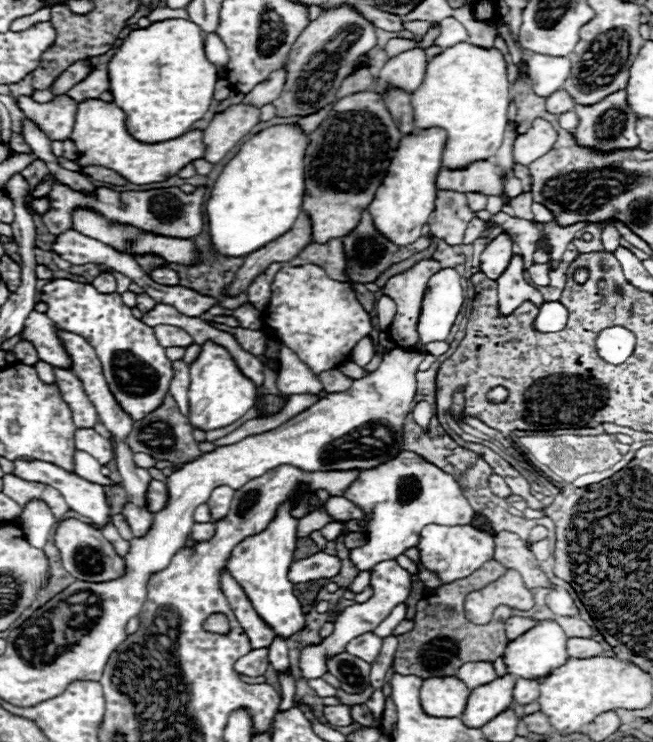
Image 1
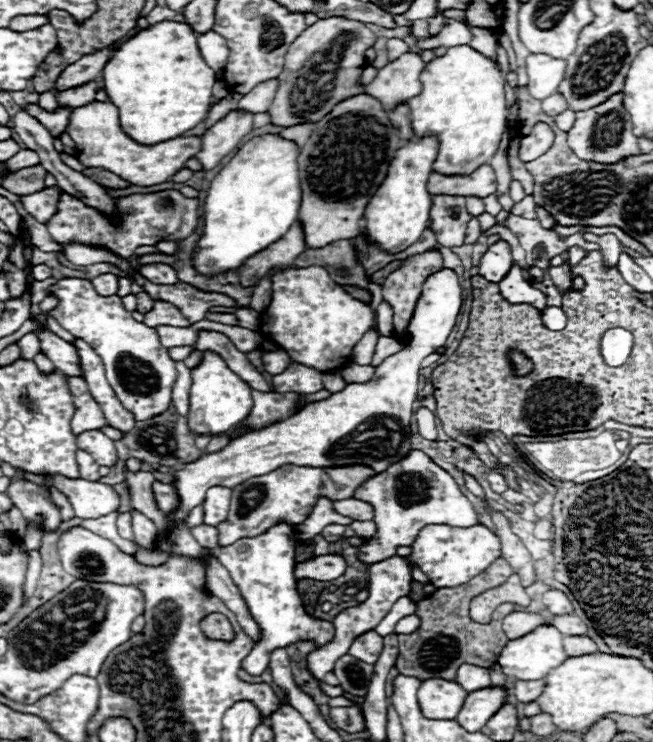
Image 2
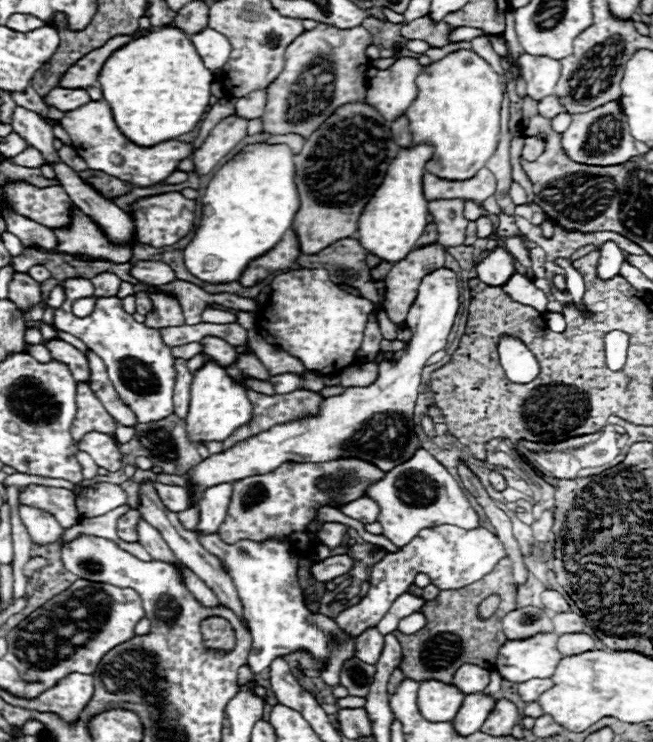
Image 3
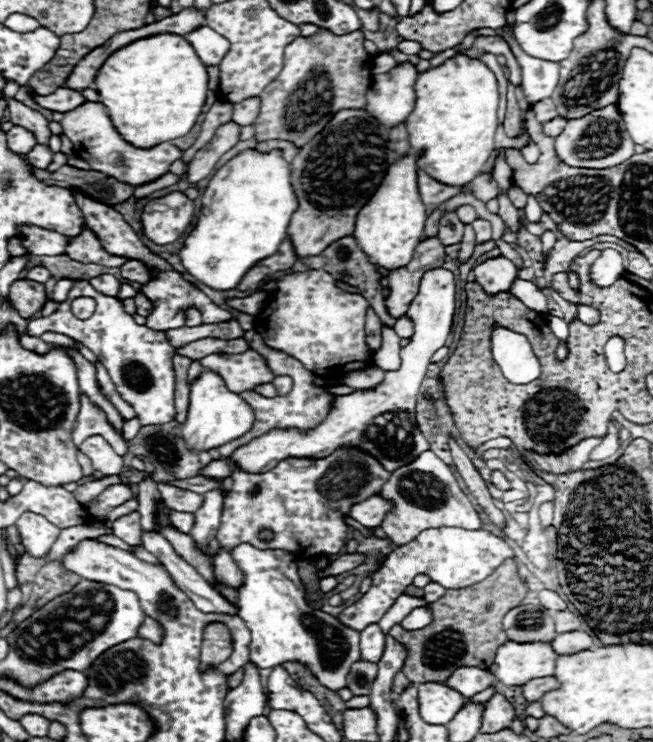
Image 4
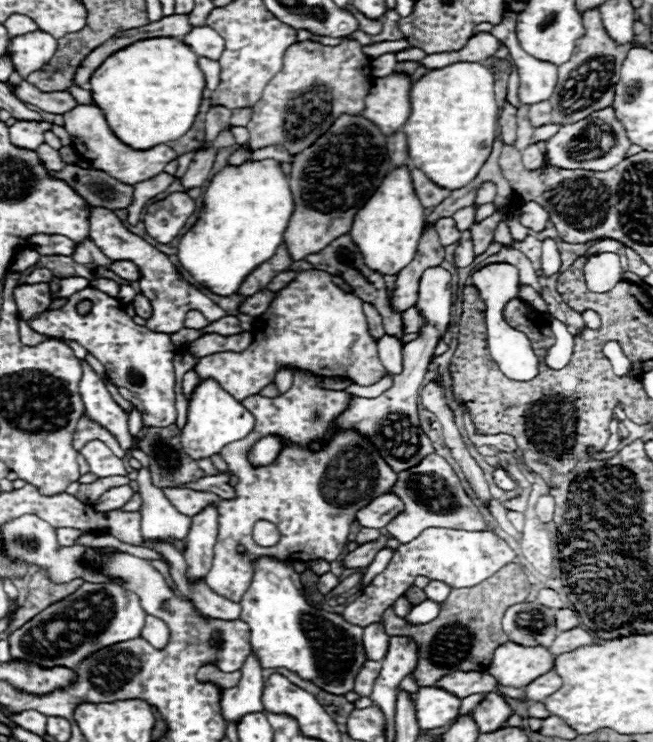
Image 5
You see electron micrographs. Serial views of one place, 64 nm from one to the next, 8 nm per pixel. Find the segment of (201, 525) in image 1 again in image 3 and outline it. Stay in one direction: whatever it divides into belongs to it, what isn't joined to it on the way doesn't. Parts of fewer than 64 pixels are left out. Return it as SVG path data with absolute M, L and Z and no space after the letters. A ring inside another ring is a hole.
M196 532L200 544L220 558L230 572L252 634L252 650L248 656L248 668L260 674L270 666L276 656L286 656L294 650L306 648L314 658L330 660L330 666L320 674L328 686L340 684L342 662L354 656L354 640L346 640L338 624L322 614L312 614L302 602L302 588L298 586L298 558L288 540L240 540L236 544L224 544L218 534Z

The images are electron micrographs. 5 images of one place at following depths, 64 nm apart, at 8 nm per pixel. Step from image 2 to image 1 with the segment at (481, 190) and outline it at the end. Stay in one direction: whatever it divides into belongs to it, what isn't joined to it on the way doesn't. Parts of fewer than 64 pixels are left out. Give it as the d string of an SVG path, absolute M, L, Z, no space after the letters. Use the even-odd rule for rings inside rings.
M488 160L472 162L460 170L440 170L436 178L438 190L456 190L456 192L482 192L486 196L500 196L504 192L504 182L496 174L496 166Z

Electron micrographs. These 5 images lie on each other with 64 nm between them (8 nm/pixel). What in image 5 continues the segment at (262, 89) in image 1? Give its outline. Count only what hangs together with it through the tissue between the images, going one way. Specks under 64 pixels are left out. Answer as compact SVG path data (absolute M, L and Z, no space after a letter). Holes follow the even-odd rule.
M236 108L232 110L232 118L230 118L230 124L232 126L246 126L252 118L252 108Z

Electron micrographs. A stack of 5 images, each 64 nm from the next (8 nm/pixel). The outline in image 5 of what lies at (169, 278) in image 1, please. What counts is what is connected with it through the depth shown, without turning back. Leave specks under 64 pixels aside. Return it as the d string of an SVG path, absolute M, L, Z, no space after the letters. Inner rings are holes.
M118 260L110 266L110 270L114 270L124 280L140 280L140 270L132 260Z

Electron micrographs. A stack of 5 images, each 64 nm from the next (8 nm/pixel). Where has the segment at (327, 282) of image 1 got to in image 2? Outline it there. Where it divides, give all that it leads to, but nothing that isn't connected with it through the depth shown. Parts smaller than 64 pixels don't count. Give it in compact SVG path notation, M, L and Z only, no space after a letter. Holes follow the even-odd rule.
M320 266L282 268L272 278L272 302L260 312L260 332L284 348L296 362L318 372L332 372L350 362L352 348L374 328L374 310L334 284Z

